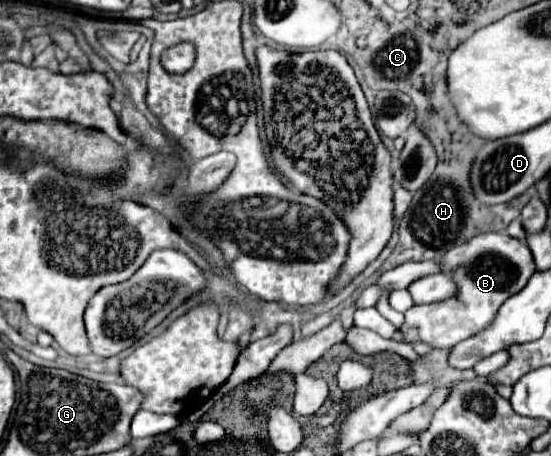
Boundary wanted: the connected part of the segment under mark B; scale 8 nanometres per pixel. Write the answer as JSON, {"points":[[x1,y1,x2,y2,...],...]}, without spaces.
{"points":[[481,233,467,243,449,249,439,259,439,263,441,273,451,273,451,277,459,285,457,295,431,305,413,305,405,313,403,327,395,327,391,321,379,315,375,307,357,309,355,325,367,327,383,337,393,337,395,333,401,333,405,343,409,345,427,343,433,349,449,349,453,345,453,337,471,337,483,327,487,327,503,301,519,293,519,289,525,287,527,277,535,273,533,257,527,243,505,233]]}

